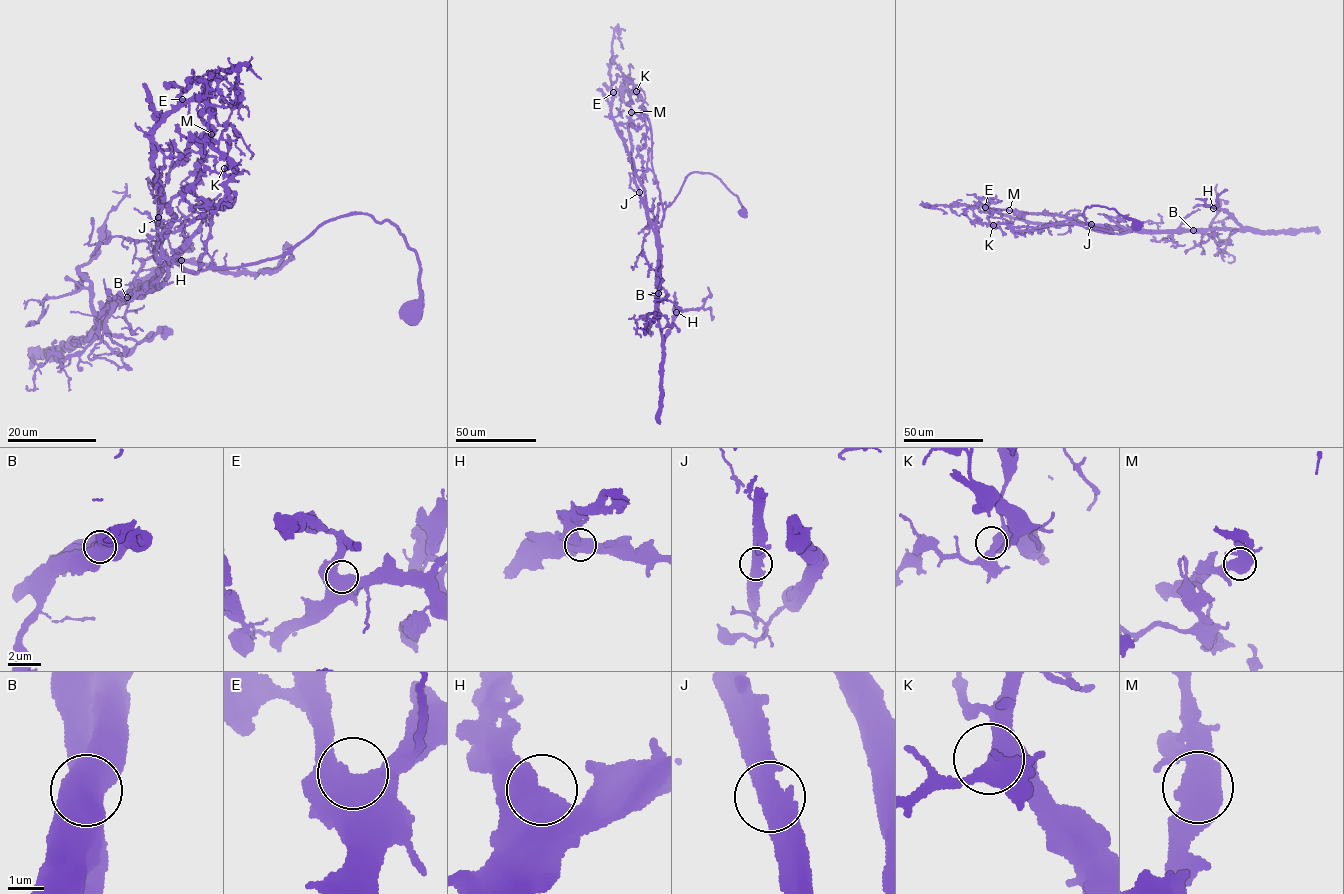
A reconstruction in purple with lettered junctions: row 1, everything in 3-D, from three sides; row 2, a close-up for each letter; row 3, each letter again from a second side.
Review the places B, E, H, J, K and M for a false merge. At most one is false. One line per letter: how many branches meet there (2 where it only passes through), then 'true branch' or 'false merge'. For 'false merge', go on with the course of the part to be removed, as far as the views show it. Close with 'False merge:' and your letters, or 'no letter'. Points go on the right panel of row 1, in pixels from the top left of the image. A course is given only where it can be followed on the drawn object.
B: 1 branches meet; false merge; foreign part runs (1193, 230), (1123, 231), (1058, 215), (986, 208)
E: 2 branches meet; true branch
H: 2 branches meet; true branch
J: 2 branches meet; true branch
K: 2 branches meet; true branch
M: 2 branches meet; true branch
False merge: B

